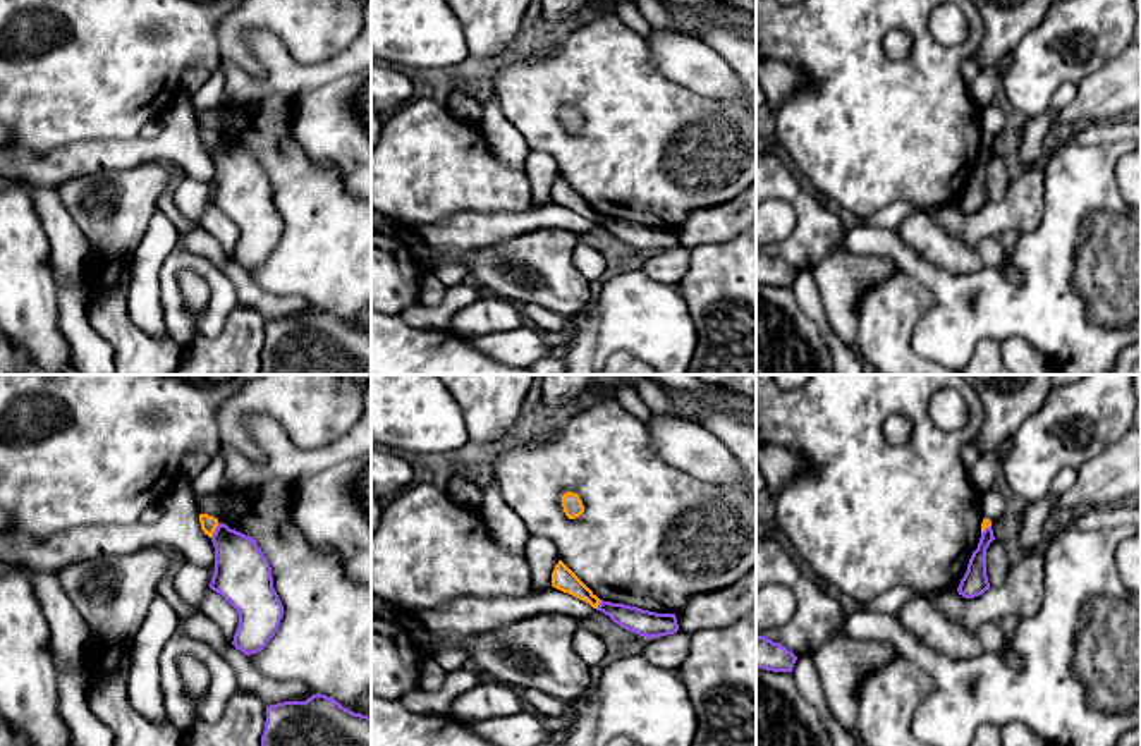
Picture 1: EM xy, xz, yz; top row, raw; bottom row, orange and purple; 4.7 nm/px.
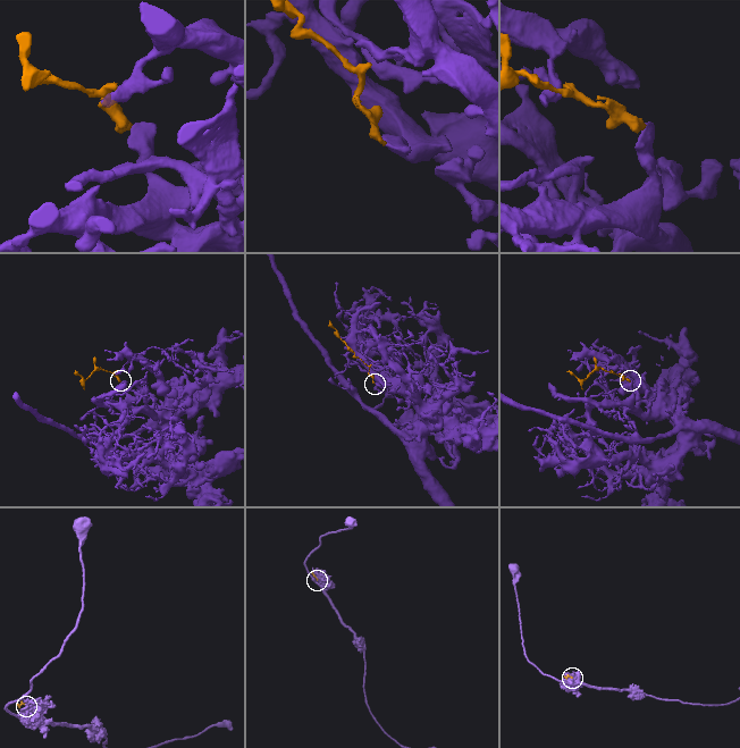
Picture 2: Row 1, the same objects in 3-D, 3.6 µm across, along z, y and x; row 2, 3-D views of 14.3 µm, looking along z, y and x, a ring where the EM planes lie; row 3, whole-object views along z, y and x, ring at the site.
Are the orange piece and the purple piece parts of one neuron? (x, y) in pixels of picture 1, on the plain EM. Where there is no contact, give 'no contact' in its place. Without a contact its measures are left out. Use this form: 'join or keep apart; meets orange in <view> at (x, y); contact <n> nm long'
keep apart; meets orange in xy at (215, 143); contact 80 nm long

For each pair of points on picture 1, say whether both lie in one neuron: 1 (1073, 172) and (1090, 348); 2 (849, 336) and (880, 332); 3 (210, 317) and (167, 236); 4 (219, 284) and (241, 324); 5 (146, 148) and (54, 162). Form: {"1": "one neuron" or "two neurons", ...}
{"1": "one neuron", "2": "two neurons", "3": "two neurons", "4": "two neurons", "5": "one neuron"}

